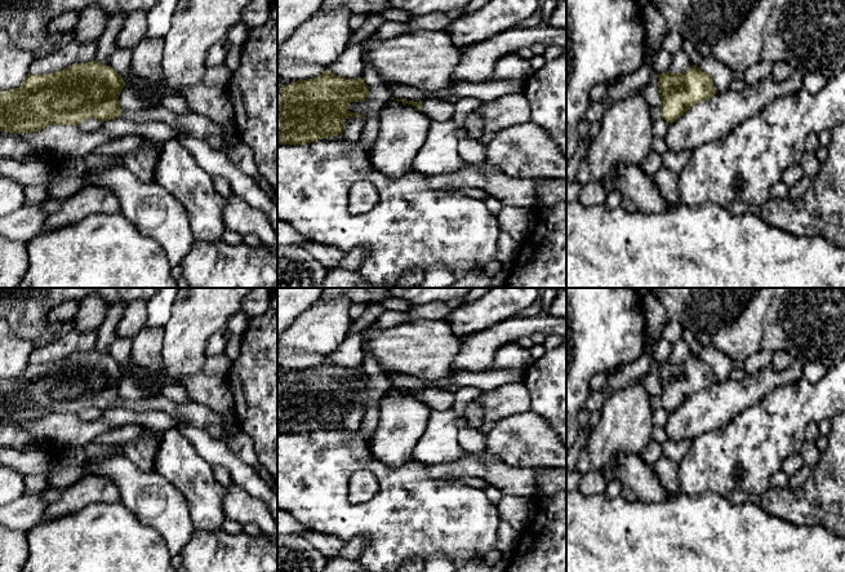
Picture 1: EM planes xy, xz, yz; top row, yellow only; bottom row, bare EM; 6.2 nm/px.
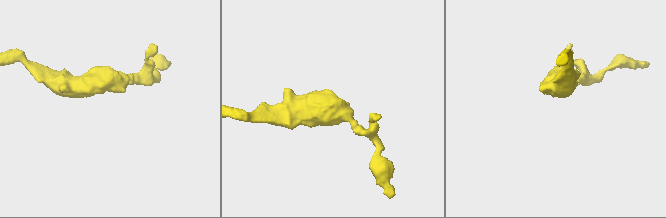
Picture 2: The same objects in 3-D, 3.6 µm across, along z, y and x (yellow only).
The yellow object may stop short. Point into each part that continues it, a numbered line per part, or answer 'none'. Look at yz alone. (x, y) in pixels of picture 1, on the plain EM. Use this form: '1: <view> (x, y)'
none

